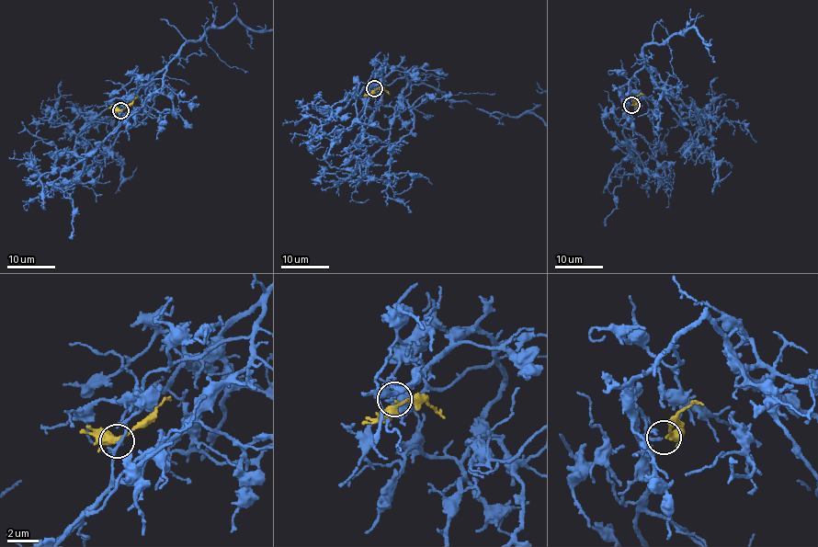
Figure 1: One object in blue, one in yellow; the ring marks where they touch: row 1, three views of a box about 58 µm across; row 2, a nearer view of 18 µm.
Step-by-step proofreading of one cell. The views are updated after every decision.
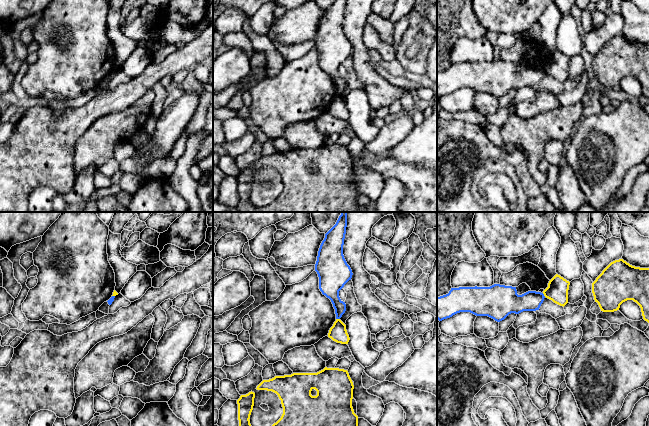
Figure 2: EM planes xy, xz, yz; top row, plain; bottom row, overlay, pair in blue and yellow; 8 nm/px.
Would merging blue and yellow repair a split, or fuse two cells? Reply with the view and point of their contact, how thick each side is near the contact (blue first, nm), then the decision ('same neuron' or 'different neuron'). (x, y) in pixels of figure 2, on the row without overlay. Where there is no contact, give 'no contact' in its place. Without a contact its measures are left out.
contact xz (338, 94); calibres 150 and 140 nm; different neuron

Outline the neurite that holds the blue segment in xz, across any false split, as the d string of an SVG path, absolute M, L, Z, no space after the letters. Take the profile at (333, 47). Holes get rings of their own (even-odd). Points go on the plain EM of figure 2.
M335 0L322 17L315 47L319 53L319 65L329 74L335 85L336 95L346 87L346 80L339 73L339 67L351 56L352 46L343 31L347 0Z

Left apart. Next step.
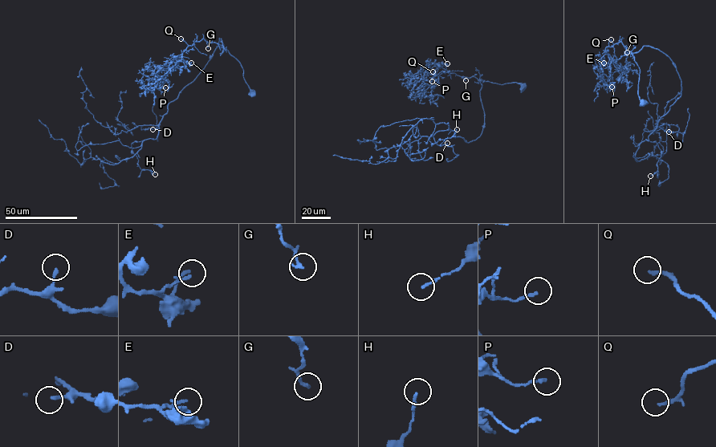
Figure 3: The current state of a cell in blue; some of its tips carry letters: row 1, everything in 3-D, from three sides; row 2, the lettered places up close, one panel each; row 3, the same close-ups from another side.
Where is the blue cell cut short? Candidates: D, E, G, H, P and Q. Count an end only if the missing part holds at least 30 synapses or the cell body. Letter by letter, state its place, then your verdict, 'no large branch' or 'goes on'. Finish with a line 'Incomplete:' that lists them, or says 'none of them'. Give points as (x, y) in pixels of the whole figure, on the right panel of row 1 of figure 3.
D: (669, 132) | no large branch
E: (604, 62) | no large branch
G: (627, 52) | no large branch
H: (650, 176) | no large branch
P: (612, 87) | no large branch
Q: (611, 39) | goes on
Incomplete: Q

